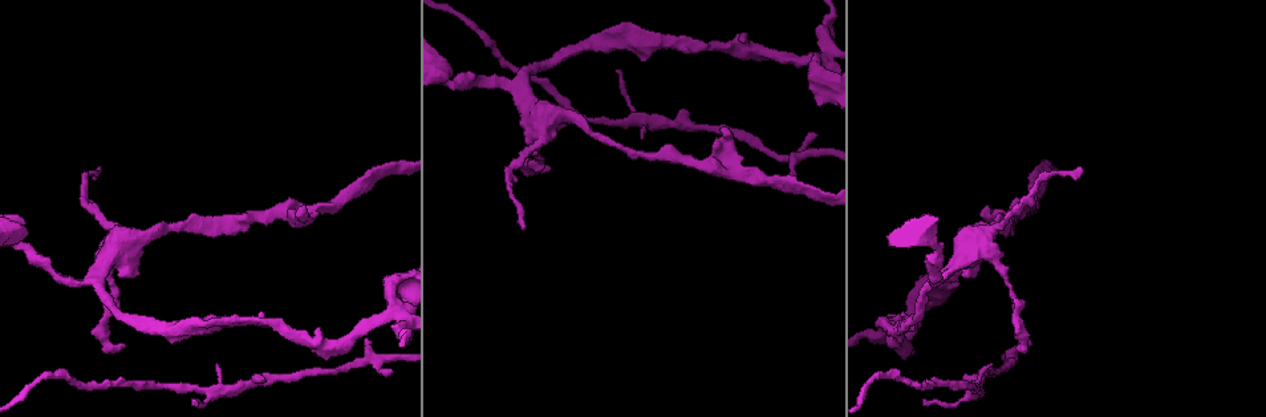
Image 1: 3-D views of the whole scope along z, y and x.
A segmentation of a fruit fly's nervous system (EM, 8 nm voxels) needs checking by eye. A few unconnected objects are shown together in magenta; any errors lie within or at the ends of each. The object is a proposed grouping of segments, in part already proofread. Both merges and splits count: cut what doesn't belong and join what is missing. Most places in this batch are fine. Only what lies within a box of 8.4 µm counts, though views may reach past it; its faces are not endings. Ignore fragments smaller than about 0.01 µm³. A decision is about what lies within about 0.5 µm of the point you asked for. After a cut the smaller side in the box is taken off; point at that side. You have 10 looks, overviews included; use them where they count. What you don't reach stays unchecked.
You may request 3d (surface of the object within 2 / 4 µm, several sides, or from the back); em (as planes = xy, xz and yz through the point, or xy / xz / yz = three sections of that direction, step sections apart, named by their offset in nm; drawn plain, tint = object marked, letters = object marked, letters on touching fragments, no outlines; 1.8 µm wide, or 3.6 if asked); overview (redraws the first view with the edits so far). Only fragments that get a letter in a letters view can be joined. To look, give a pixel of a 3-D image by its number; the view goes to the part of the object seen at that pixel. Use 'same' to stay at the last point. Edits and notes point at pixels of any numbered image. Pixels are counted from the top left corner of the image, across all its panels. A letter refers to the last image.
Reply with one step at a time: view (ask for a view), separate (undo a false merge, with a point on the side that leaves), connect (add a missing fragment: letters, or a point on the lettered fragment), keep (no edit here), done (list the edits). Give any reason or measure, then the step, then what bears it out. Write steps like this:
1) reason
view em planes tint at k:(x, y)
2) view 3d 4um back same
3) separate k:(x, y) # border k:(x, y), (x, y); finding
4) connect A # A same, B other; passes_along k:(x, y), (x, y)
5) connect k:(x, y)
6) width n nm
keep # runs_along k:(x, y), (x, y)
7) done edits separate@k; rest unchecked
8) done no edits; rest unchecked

branch stops here
view em 3.6um planes plain at 1:(990, 364)

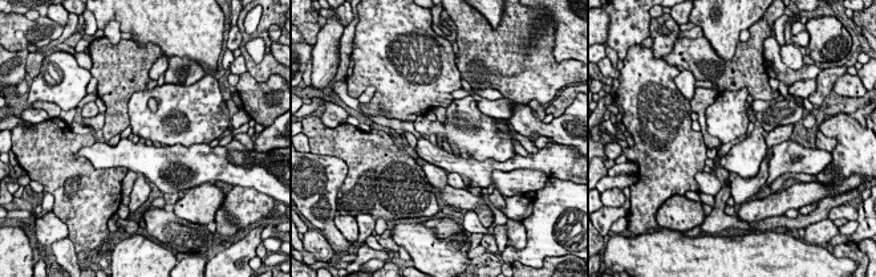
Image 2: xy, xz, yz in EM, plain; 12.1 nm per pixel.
view em 3.6um planes letters same

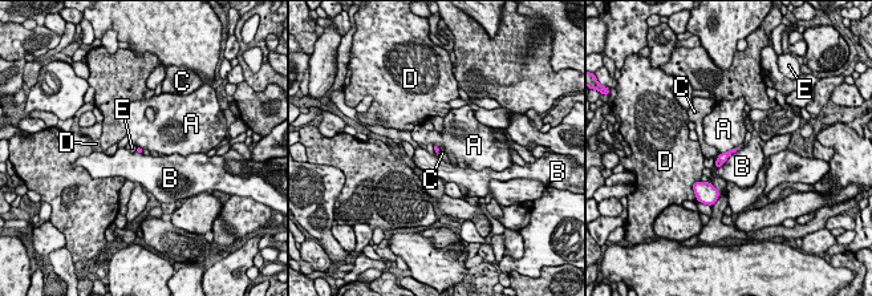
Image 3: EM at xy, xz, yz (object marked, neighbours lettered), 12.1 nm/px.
keep # A other, B other, C other, D other, E other; border 3:(737, 148), (720, 154); no lettered fragment goes on from it

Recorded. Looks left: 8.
calibre changes
view em 3.6um yz step 8 tint at 1:(984, 235)

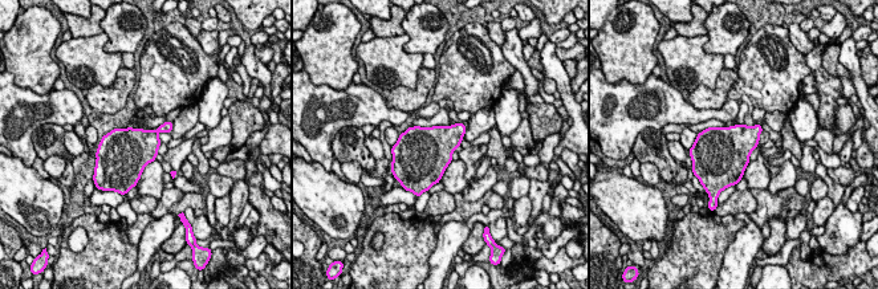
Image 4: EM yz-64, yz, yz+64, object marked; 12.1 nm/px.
view em 3.6um planes letters same

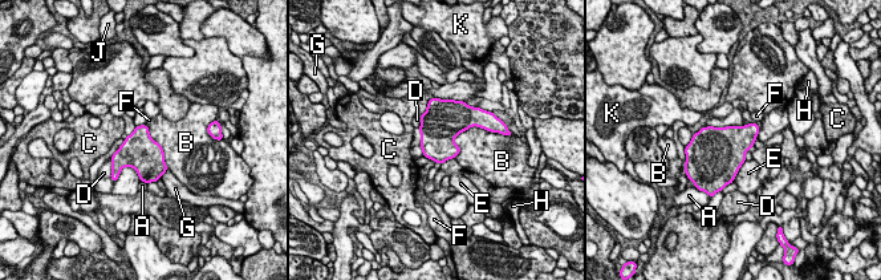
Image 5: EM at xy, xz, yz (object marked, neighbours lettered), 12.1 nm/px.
keep # A other, B other, C other, D other, E other, F other, G other, H other, J other, K other; border 5:(479, 126), (454, 138), (455, 157); one neuron here

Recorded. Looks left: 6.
free end
view 3d 2um back at 1:(985, 207)

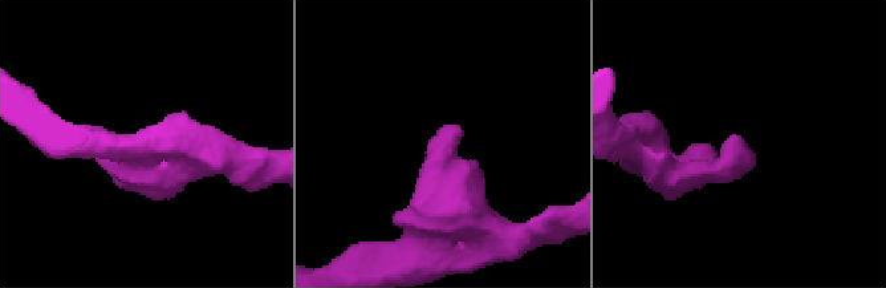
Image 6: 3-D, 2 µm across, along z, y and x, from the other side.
view em planes letters at 6:(436, 134)

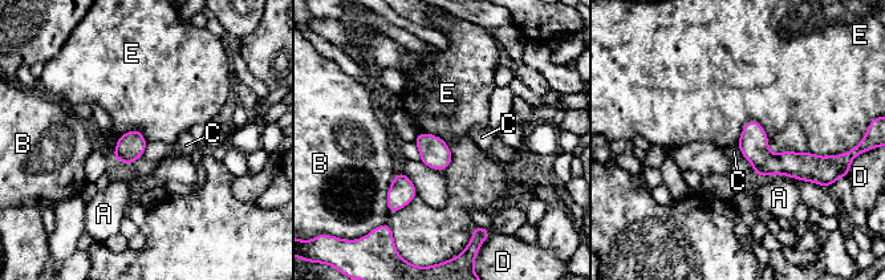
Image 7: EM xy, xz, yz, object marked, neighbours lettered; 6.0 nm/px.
keep # A other, B other, C other, D other, E other; runs_along 7:(746, 129), (772, 162), (816, 161); none of them fits

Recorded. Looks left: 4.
view em planes letters at 1:(794, 174)

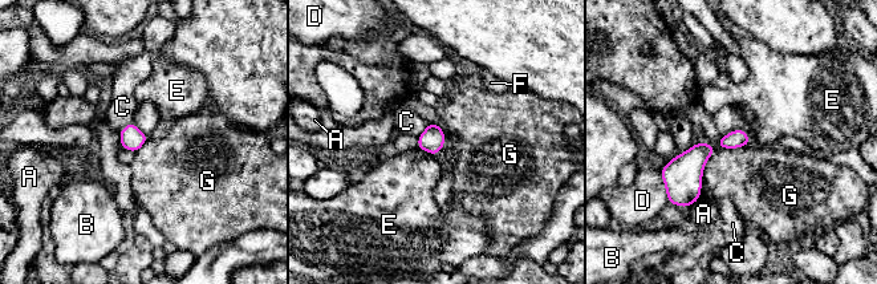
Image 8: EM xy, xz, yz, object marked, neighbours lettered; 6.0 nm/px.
keep # A other, B other, C other, D other, E other, F other, G other; border 8:(710, 143), (698, 198); none of them fits

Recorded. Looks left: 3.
done no edits; rest unchecked

